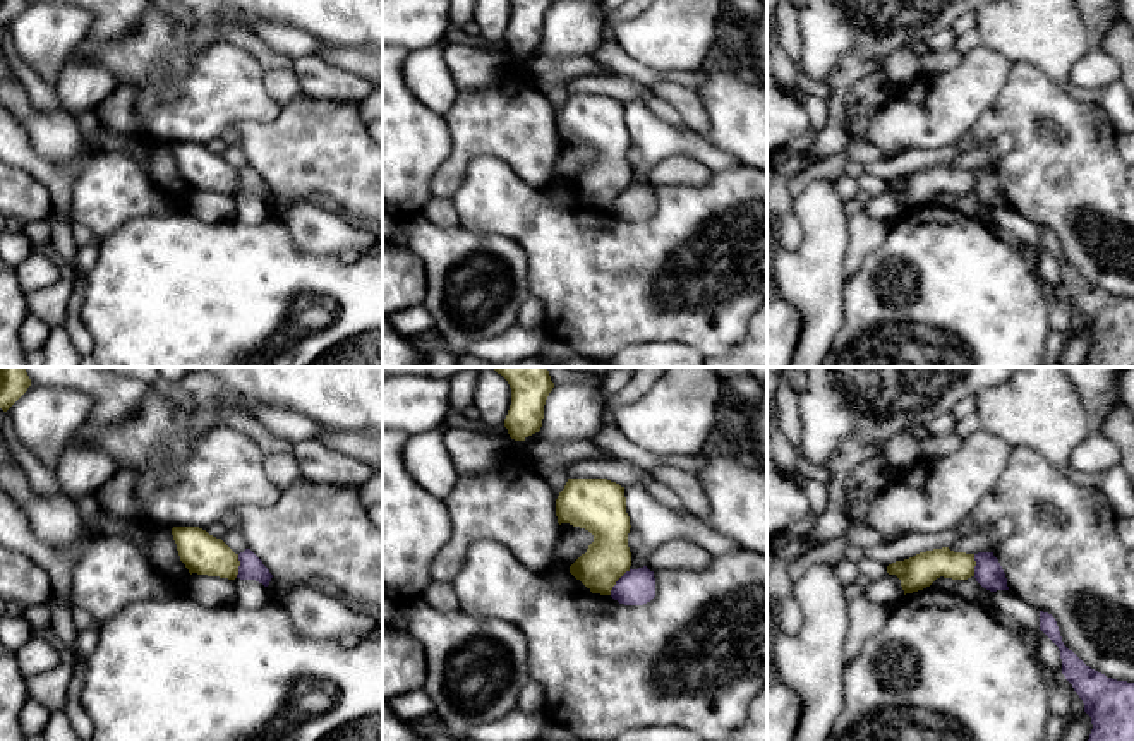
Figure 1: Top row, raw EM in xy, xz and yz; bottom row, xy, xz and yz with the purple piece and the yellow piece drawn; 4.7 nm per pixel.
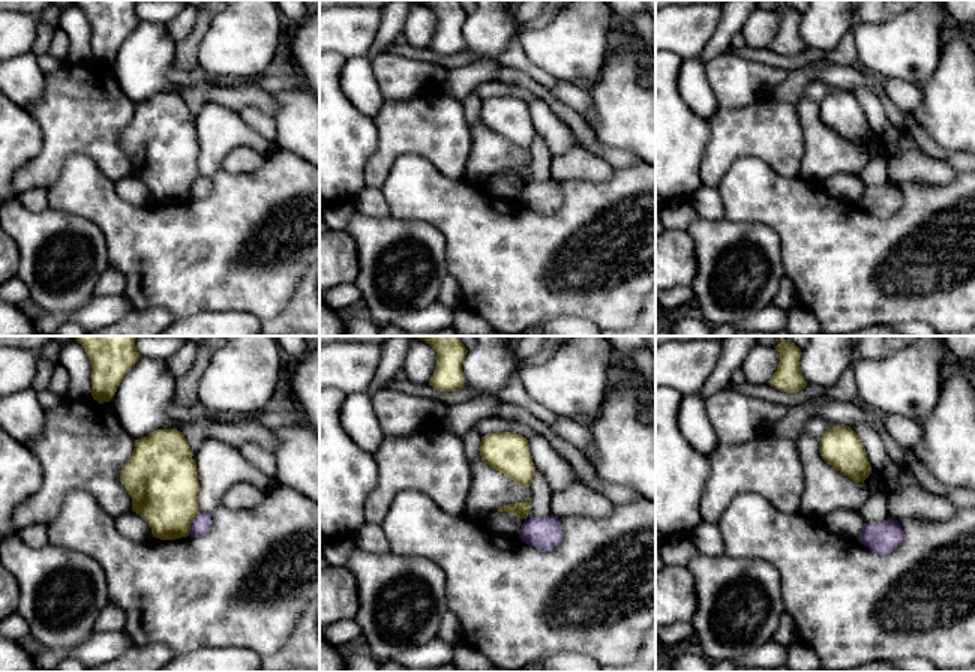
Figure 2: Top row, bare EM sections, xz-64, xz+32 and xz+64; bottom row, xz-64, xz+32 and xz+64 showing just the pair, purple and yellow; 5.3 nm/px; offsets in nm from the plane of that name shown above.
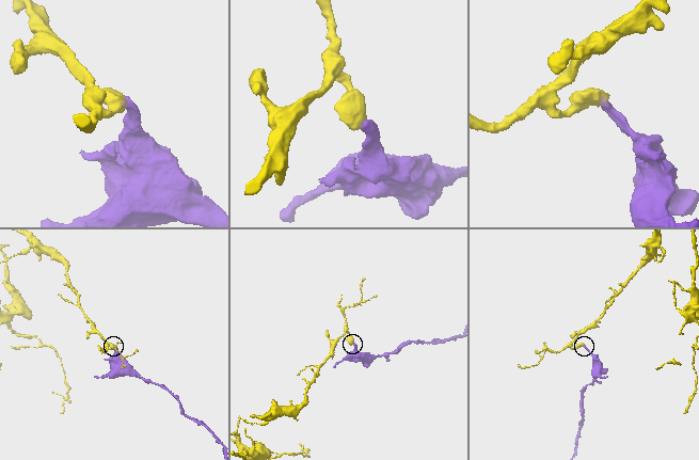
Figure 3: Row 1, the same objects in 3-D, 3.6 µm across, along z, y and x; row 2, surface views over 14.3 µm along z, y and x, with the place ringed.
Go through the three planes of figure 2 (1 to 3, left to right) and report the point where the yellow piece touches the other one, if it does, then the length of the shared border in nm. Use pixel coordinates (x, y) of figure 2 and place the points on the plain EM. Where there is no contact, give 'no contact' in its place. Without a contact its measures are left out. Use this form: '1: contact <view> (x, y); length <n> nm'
1: contact xz-64 (191, 188); length 140 nm
2: no contact
3: no contact

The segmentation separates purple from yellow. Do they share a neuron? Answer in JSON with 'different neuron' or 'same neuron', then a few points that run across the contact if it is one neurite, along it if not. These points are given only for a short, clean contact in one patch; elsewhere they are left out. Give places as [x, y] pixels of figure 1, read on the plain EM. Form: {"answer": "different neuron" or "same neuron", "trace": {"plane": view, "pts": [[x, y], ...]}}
{"answer": "different neuron", "trace": {"plane": "xz", "pts": [[630, 186], [616, 198], [609, 210]]}}

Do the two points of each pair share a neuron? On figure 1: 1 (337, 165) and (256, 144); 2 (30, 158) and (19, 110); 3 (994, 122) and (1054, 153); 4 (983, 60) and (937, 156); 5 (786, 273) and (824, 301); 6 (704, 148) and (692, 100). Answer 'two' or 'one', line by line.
1: one
2: two
3: one
4: two
5: one
6: two

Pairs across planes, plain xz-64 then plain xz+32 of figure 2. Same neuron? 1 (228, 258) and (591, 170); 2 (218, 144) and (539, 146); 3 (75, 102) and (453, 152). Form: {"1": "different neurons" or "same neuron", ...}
{"1": "different neurons", "2": "different neurons", "3": "same neuron"}

